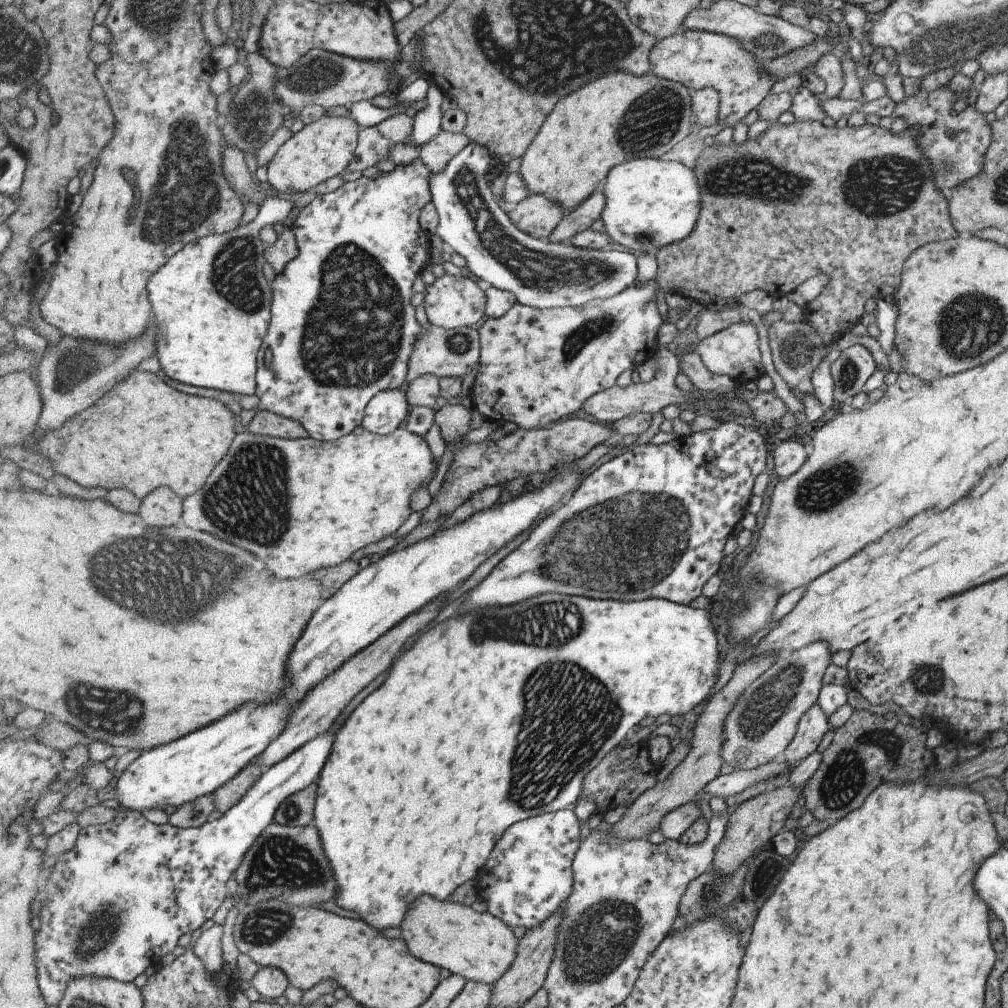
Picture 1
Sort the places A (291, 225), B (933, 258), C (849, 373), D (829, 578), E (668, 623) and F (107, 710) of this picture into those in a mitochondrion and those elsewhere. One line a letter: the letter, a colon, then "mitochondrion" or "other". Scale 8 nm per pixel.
A: other
B: other
C: mitochondrion
D: other
E: other
F: mitochondrion

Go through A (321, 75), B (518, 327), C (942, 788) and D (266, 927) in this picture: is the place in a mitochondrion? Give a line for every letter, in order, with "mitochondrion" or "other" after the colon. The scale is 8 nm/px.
A: mitochondrion
B: other
C: other
D: mitochondrion

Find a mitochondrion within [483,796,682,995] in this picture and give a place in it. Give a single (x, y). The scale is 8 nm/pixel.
(599, 937)

